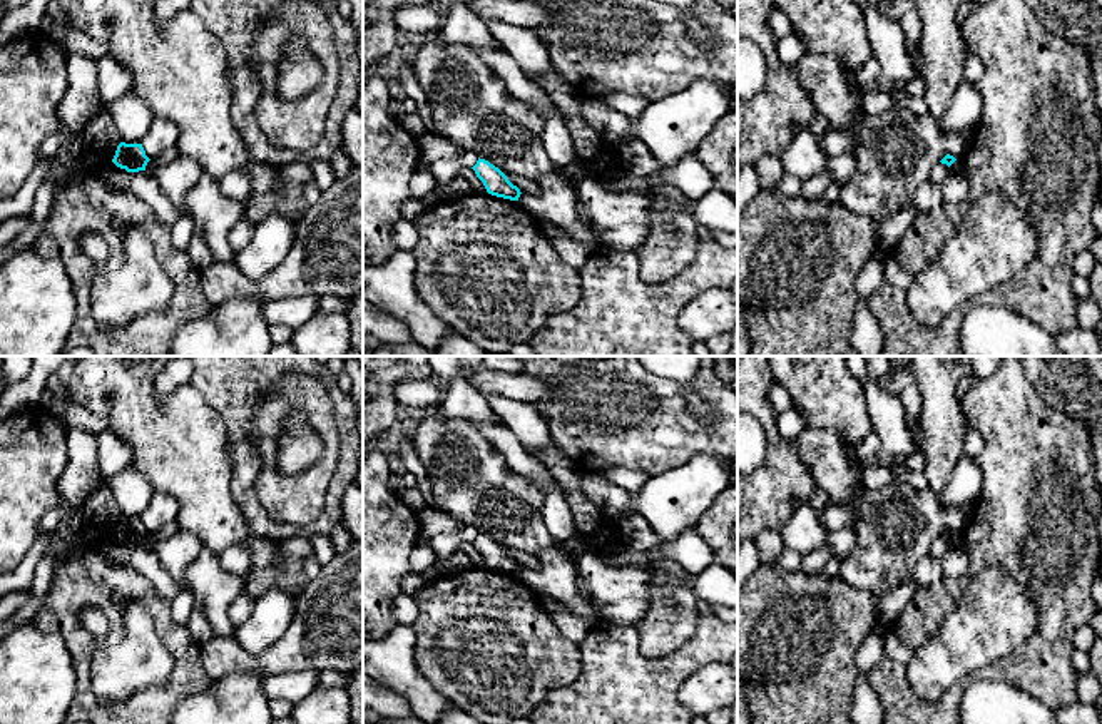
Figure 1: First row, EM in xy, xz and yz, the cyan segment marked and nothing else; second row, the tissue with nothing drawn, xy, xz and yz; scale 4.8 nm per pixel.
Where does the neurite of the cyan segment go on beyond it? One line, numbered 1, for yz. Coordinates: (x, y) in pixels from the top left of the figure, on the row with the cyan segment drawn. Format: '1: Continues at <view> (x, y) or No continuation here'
1: No continuation here

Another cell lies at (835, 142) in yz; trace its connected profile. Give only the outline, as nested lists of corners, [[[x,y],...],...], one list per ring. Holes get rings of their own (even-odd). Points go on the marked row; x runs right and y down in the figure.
[[[848,127],[843,130],[831,130],[819,137],[821,150],[826,157],[834,157],[843,152],[851,152],[858,142],[858,129]]]

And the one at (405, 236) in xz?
[[[400,219],[393,227],[393,242],[396,249],[413,251],[418,242],[418,231],[411,221]]]

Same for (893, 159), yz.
[[[806,54],[798,62],[798,74],[818,115],[829,122],[831,130],[858,129],[858,142],[851,149],[856,171],[841,184],[839,202],[855,214],[868,216],[873,221],[873,229],[911,204],[918,187],[930,181],[933,166],[946,154],[962,159],[975,130],[972,127],[958,134],[945,134],[931,114],[918,117],[911,125],[903,122],[893,109],[876,115],[866,114],[861,94],[853,90],[848,72],[833,55]]]

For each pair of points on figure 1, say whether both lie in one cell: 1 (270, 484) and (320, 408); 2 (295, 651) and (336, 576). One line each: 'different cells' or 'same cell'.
1: same cell
2: same cell

